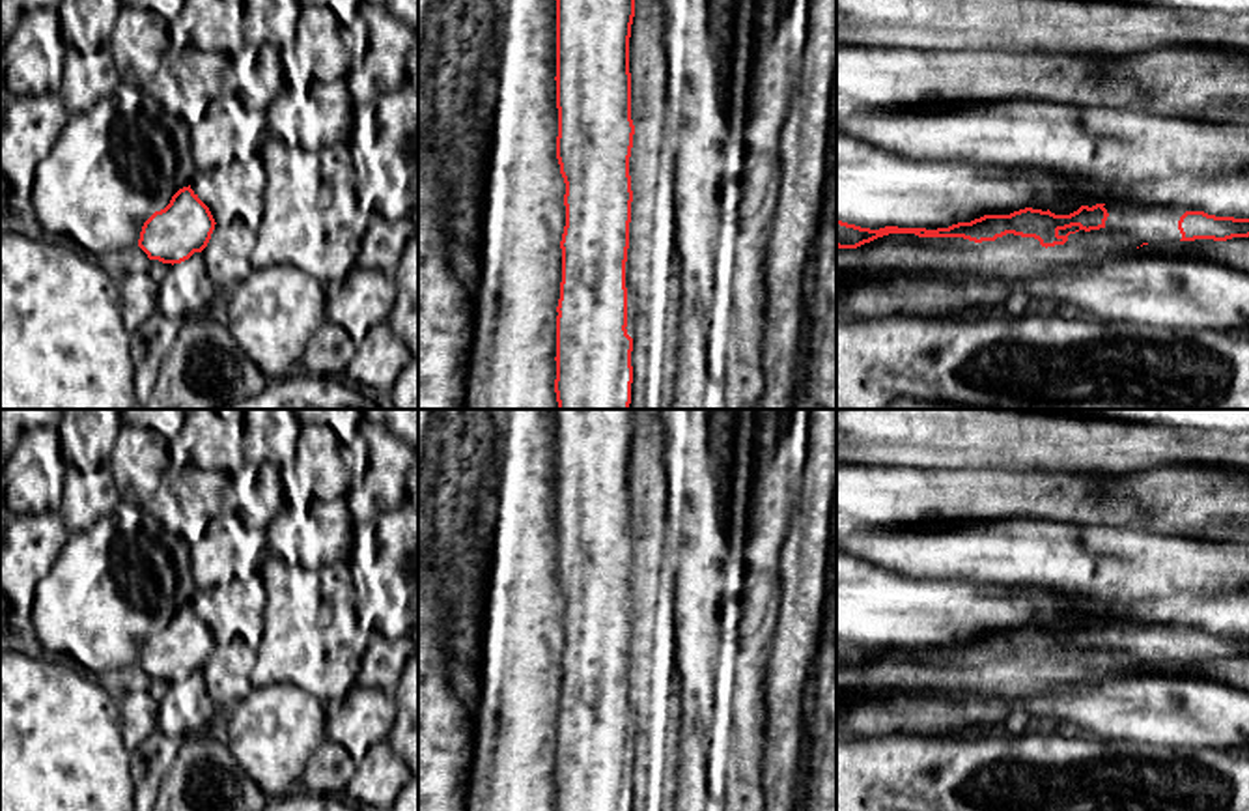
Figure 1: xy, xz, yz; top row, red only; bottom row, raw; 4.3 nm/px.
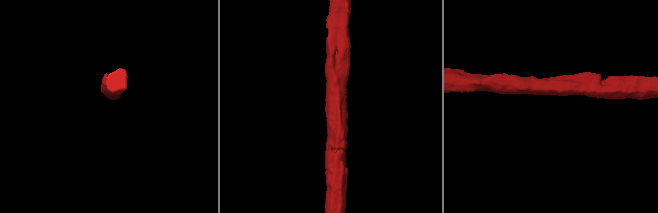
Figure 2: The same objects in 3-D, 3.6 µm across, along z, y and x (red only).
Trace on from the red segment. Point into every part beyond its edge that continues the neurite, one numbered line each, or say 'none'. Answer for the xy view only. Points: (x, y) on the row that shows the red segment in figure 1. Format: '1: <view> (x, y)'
none

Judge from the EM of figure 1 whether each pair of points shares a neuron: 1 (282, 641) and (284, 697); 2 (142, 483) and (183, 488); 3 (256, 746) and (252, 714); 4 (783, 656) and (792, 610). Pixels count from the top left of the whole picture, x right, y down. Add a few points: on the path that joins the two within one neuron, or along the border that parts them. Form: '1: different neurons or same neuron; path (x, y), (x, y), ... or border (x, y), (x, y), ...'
1: different neurons; border (254, 686), (295, 684), (323, 703)
2: different neurons; border (168, 475), (159, 484)
3: same neuron; path (256, 739), (256, 722)
4: same neuron; path (792, 645), (792, 621)

